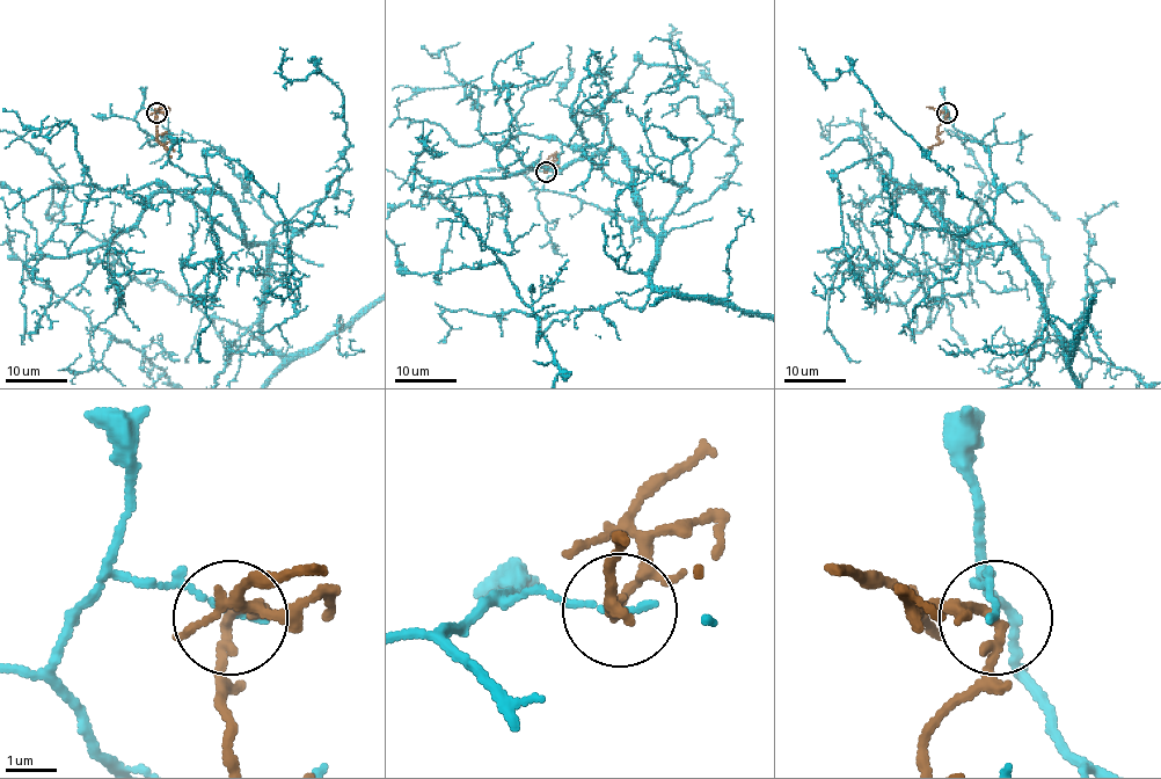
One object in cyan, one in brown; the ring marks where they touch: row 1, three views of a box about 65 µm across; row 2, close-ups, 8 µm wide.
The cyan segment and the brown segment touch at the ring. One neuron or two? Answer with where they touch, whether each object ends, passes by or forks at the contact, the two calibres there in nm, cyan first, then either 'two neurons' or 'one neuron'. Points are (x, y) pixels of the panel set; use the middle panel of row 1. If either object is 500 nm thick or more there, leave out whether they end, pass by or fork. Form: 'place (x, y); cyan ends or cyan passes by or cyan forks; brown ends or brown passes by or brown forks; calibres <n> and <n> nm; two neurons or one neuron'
place (546, 172); cyan ends; brown forks; calibres 140 and 150 nm; two neurons

